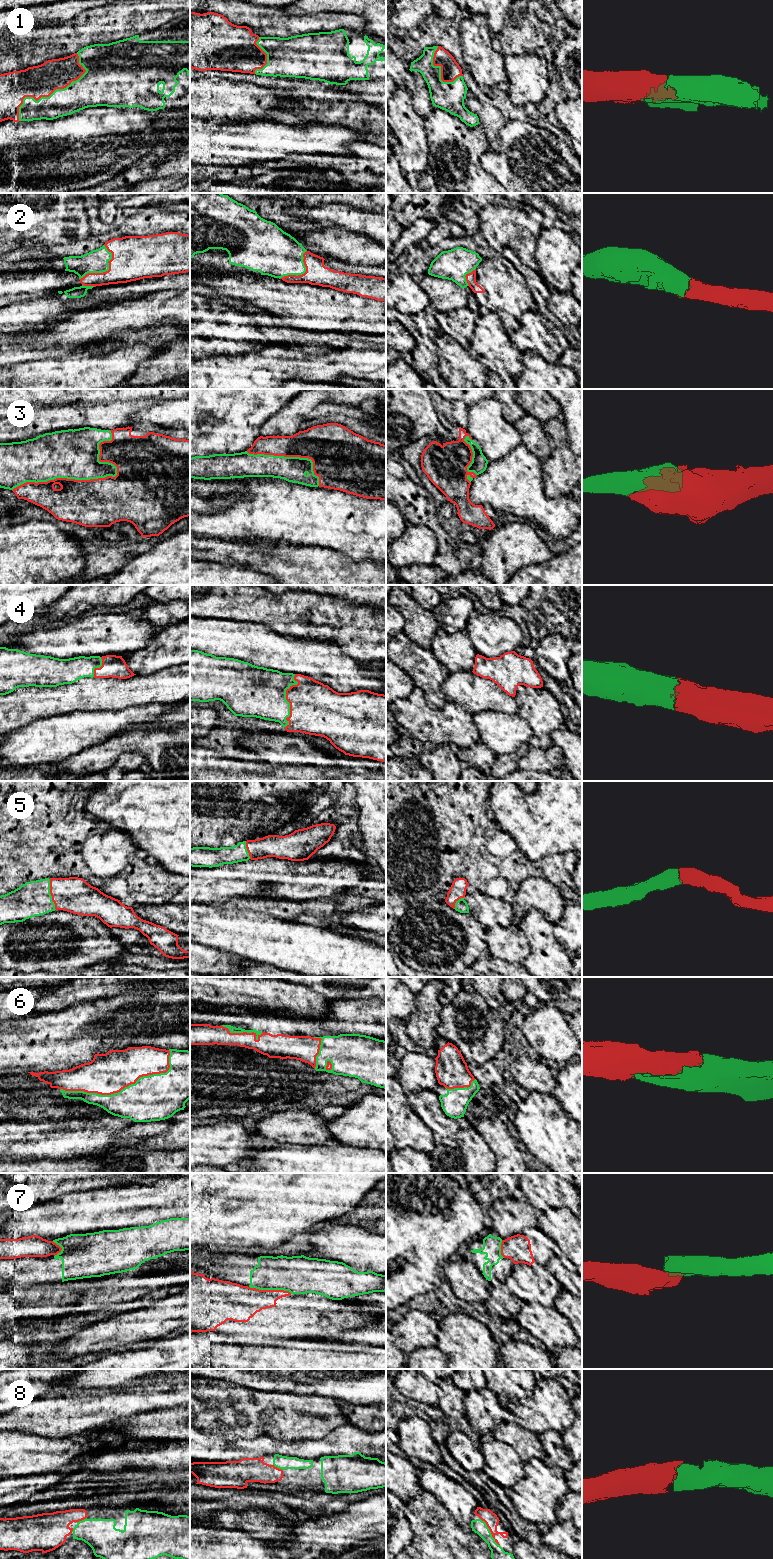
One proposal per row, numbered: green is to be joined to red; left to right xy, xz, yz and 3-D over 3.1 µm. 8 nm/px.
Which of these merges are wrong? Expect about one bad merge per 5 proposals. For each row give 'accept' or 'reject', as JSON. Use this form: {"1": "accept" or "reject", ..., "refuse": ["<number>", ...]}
{"1": "accept", "2": "accept", "3": "accept", "4": "accept", "5": "accept", "6": "accept", "7": "reject", "8": "accept", "refuse": ["7"]}

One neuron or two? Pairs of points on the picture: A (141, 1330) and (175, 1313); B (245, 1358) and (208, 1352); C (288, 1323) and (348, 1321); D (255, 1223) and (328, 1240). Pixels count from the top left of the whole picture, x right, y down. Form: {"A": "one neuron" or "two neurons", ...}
{"A": "one neuron", "B": "one neuron", "C": "one neuron", "D": "two neurons"}

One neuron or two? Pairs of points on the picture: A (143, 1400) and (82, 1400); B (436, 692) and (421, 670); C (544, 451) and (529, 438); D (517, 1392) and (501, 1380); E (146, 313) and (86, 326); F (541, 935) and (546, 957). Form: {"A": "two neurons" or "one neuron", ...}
{"A": "one neuron", "B": "one neuron", "C": "one neuron", "D": "one neuron", "E": "one neuron", "F": "one neuron"}

